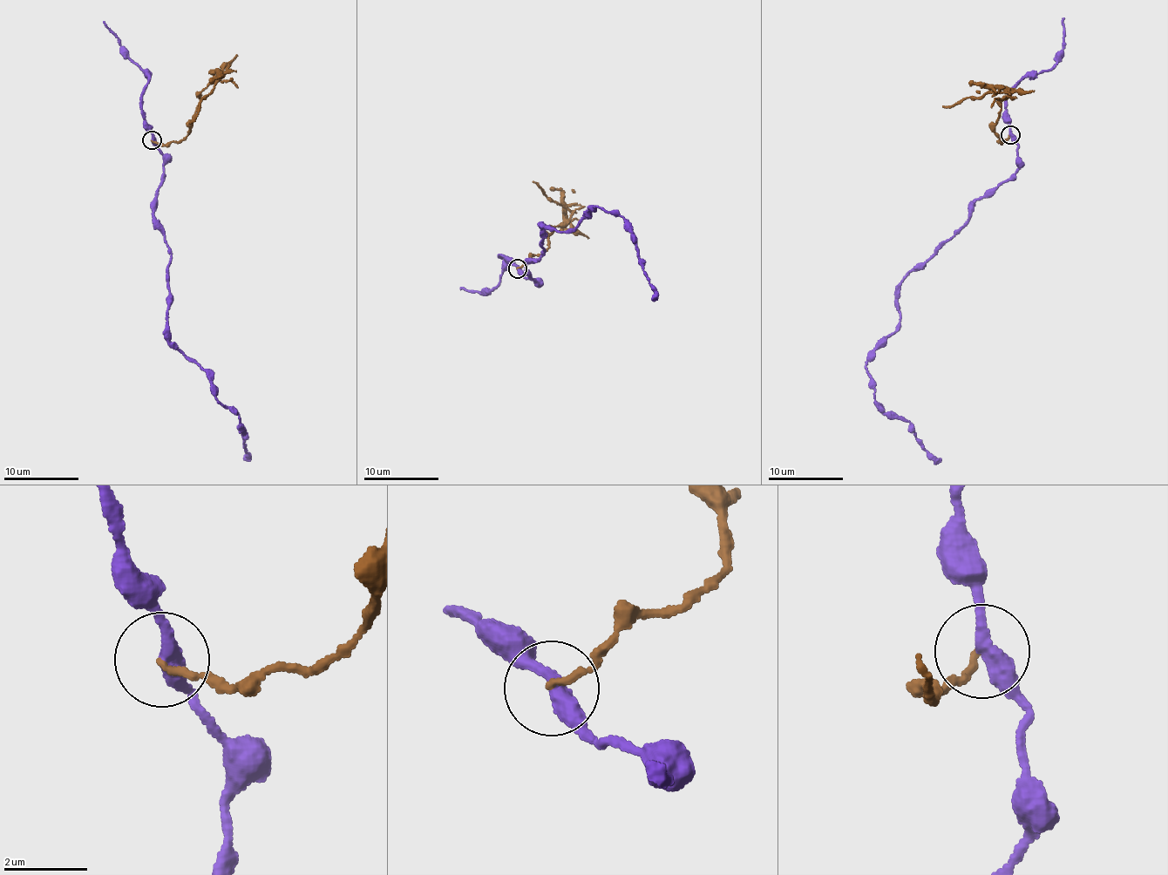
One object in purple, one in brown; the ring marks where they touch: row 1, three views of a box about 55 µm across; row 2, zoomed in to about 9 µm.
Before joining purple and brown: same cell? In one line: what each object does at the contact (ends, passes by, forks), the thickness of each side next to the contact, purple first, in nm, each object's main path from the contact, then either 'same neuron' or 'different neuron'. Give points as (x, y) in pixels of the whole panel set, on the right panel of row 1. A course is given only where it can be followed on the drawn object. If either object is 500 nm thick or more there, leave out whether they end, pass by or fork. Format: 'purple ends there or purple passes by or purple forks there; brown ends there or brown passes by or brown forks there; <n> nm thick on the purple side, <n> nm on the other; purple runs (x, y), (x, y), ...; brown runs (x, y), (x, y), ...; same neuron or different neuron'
purple passes by; brown ends there; 380 nm thick on the purple side, 160 nm on the other; purple runs (1010, 134), (1019, 170), (906, 275), (900, 319), (866, 365), (874, 401), (938, 462); brown runs (1010, 134), (1002, 143), (999, 138), (995, 122), (1004, 95), (1001, 89), (943, 107); different neuron

